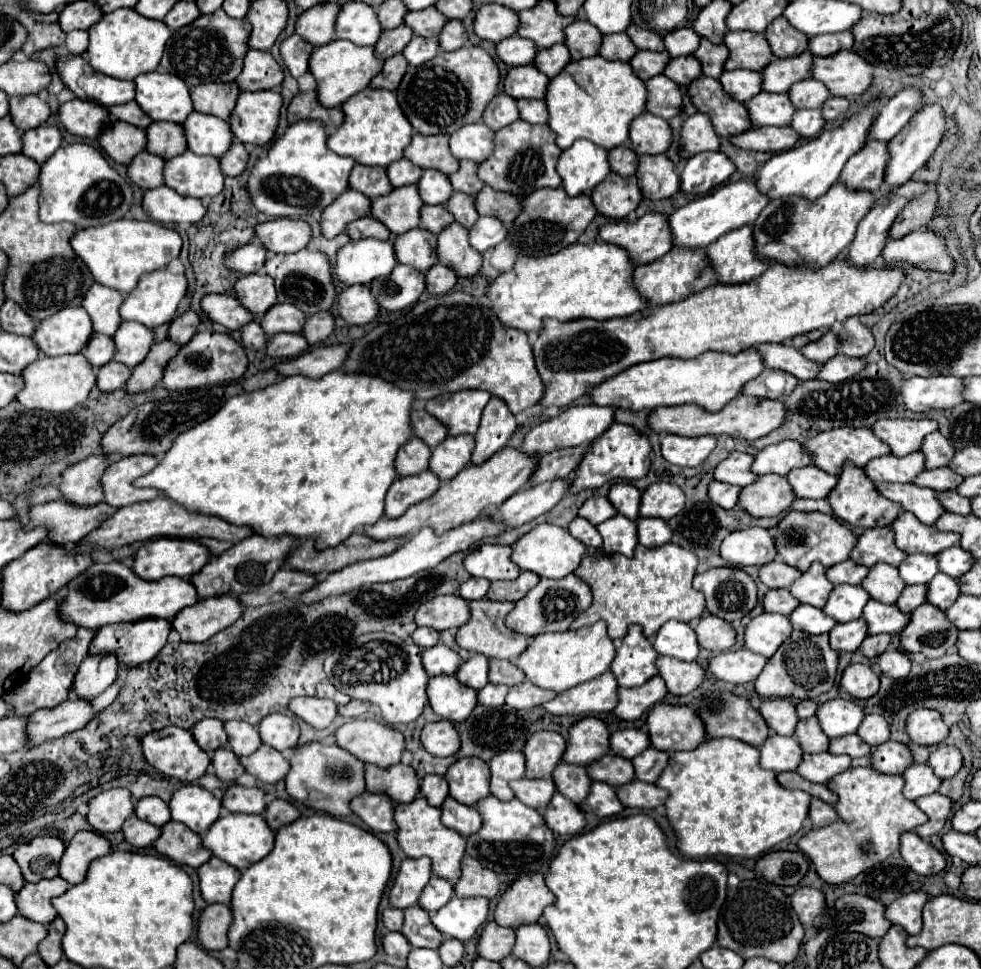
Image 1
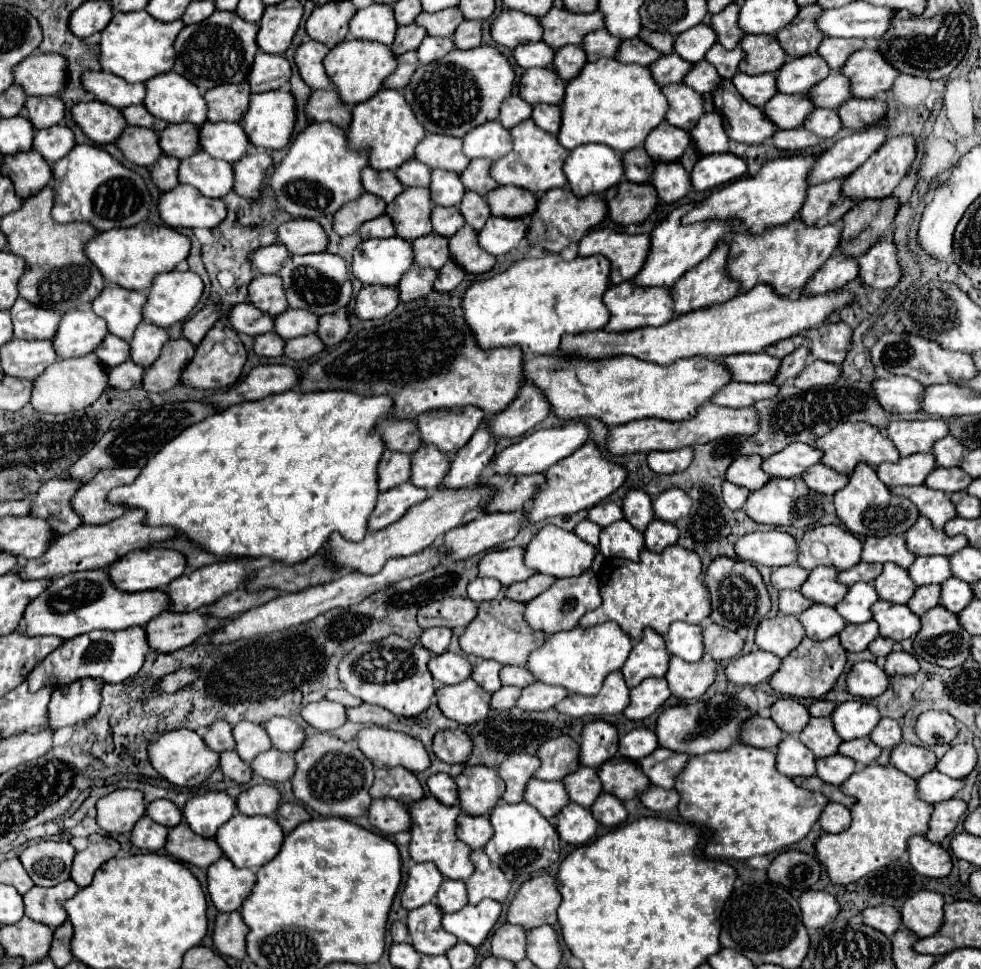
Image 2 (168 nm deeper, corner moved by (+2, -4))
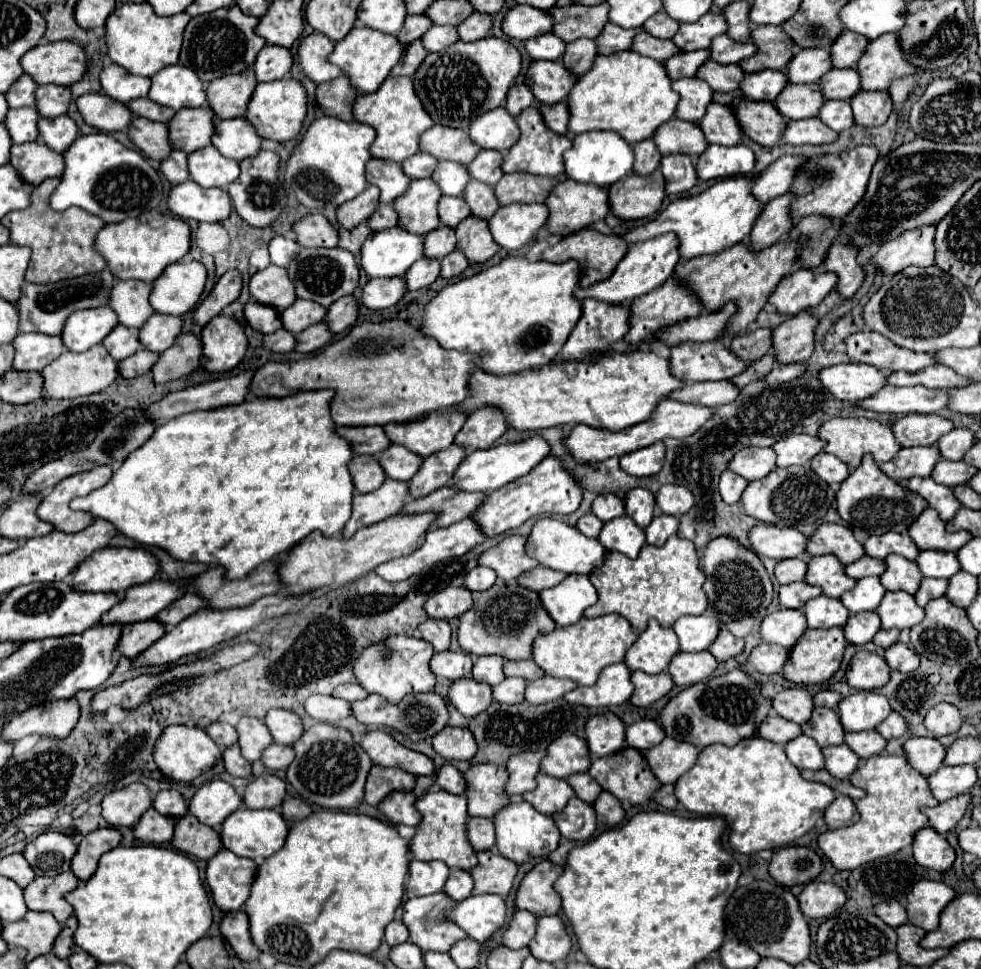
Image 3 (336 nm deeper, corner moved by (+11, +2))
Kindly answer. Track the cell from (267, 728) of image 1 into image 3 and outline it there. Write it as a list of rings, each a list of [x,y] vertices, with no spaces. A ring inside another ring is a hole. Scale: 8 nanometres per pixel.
[[[271,710],[265,716],[265,724],[273,736],[273,742],[277,744],[293,744],[283,740],[299,740],[299,736],[303,734],[301,718],[291,710]]]

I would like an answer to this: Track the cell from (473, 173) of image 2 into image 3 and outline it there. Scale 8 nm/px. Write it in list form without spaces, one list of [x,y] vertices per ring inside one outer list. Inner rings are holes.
[[[481,150],[477,154],[477,158],[469,164],[471,178],[475,178],[479,182],[485,182],[489,186],[495,186],[501,180],[501,176],[503,176],[501,162],[503,162],[503,154],[501,152]]]

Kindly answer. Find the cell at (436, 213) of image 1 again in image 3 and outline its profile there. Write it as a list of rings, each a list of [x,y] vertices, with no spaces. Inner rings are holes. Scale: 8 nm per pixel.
[[[443,196],[439,200],[439,218],[445,226],[455,228],[461,220],[465,220],[471,214],[467,202],[459,196],[459,198],[451,198],[451,196]]]

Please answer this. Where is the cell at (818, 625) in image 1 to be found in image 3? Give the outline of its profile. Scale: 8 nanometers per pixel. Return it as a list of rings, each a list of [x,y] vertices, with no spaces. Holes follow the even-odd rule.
[[[817,596],[805,604],[805,616],[809,628],[833,628],[843,626],[849,618],[847,608],[843,608],[841,600],[829,596]]]

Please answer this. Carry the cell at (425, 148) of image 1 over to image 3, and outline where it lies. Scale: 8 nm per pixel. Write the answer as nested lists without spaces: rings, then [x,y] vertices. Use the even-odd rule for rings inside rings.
[[[435,124],[421,136],[421,150],[433,154],[437,160],[469,164],[481,148],[477,144],[471,144],[471,138],[465,130],[443,128],[441,124]]]

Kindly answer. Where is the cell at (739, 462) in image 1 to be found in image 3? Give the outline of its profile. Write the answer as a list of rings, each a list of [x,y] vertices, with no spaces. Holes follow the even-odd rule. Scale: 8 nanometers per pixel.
[[[743,448],[729,462],[729,470],[737,472],[749,482],[765,478],[775,466],[777,464],[773,448]]]

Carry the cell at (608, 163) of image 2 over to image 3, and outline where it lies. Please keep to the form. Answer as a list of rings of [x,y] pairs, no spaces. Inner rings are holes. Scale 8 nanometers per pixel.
[[[585,132],[573,138],[573,148],[565,152],[565,172],[571,180],[577,182],[595,182],[601,188],[609,188],[621,178],[633,172],[633,146],[627,144],[615,132]]]

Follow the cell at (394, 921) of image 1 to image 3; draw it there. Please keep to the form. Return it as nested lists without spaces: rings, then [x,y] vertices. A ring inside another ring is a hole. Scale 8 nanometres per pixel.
[[[393,920],[391,924],[387,924],[385,928],[385,940],[389,946],[397,946],[409,940],[409,930],[401,920]]]

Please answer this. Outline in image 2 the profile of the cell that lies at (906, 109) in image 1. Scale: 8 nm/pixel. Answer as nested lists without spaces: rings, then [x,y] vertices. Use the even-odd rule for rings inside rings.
[[[872,126],[838,140],[818,158],[816,166],[812,168],[812,184],[852,174],[852,170],[862,166],[862,162],[866,162],[884,144],[884,140],[886,126]]]

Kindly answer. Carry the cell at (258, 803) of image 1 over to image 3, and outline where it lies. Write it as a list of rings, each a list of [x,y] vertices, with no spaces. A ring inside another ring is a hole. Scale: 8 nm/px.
[[[263,774],[247,786],[243,798],[247,808],[279,808],[285,794],[285,780],[281,780],[275,774]]]

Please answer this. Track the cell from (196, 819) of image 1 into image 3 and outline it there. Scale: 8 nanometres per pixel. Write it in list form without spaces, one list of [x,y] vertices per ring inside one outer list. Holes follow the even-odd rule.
[[[213,780],[195,792],[189,804],[189,814],[197,816],[199,822],[221,830],[223,820],[241,806],[243,796],[239,796],[231,784],[223,780]]]

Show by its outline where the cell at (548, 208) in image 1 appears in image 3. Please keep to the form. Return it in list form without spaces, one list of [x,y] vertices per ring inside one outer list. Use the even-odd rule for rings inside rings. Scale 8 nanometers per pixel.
[[[569,178],[555,184],[545,204],[549,206],[549,220],[547,220],[549,232],[563,234],[563,236],[583,230],[597,220],[605,220],[605,216],[609,214],[609,196],[605,188],[599,188],[597,184],[579,184]]]

